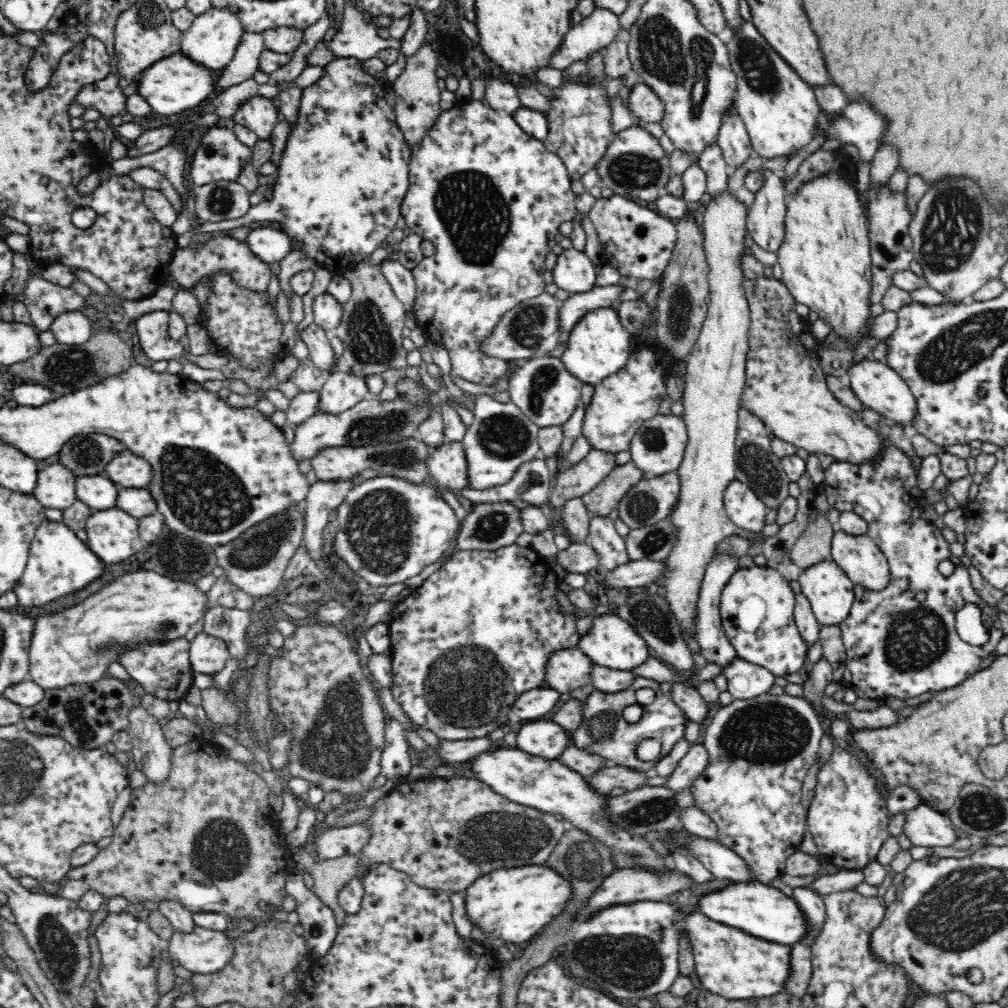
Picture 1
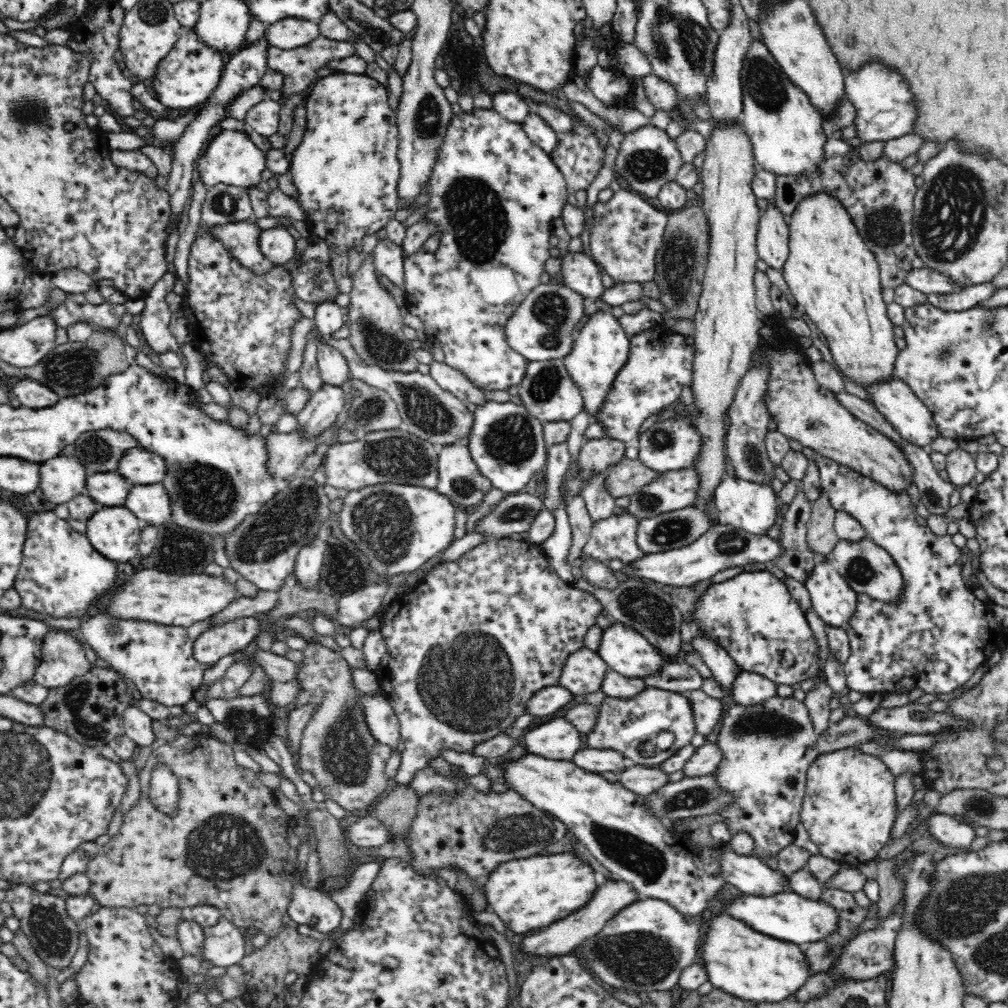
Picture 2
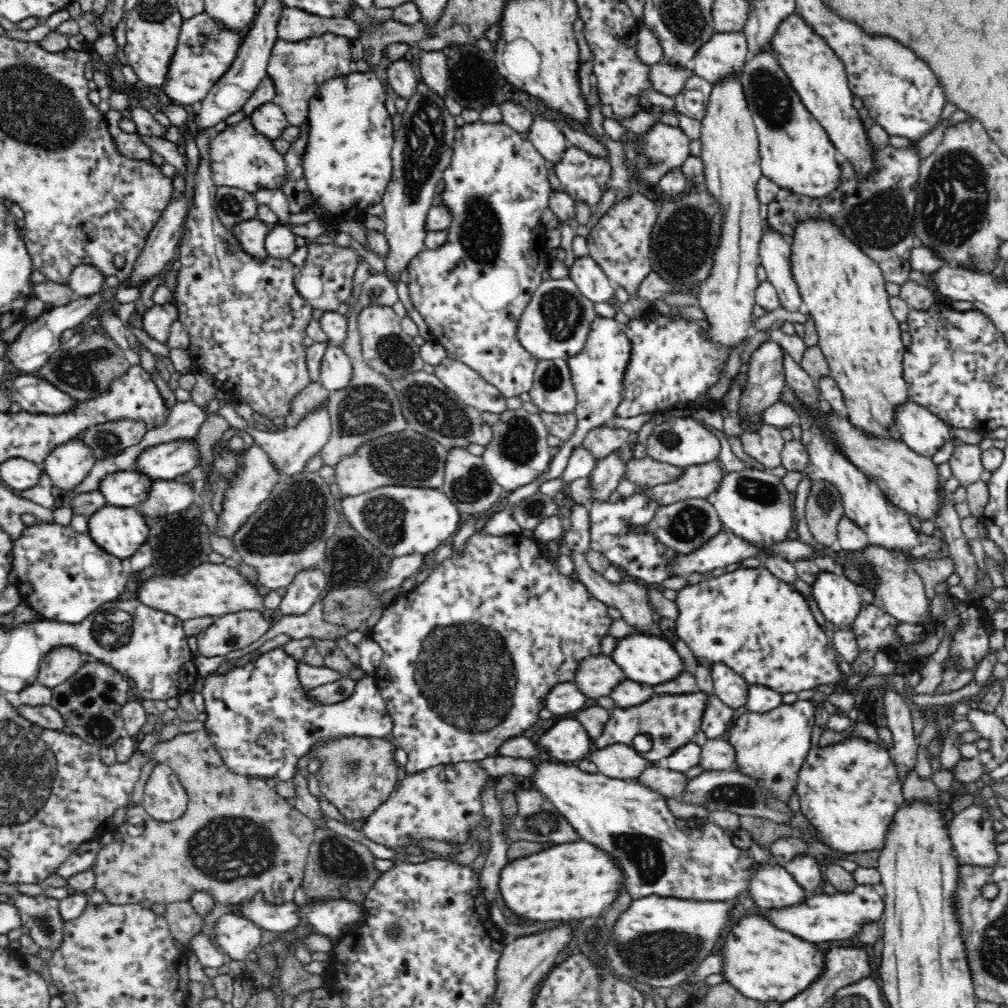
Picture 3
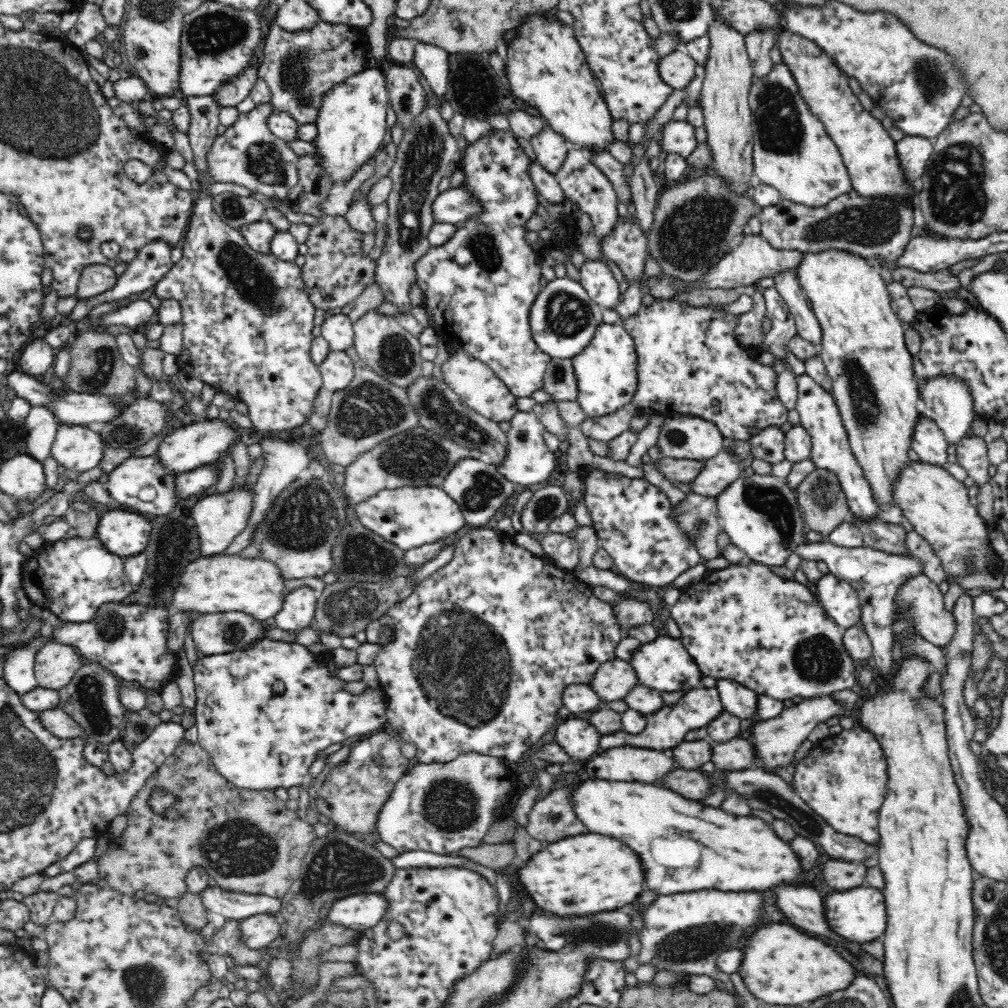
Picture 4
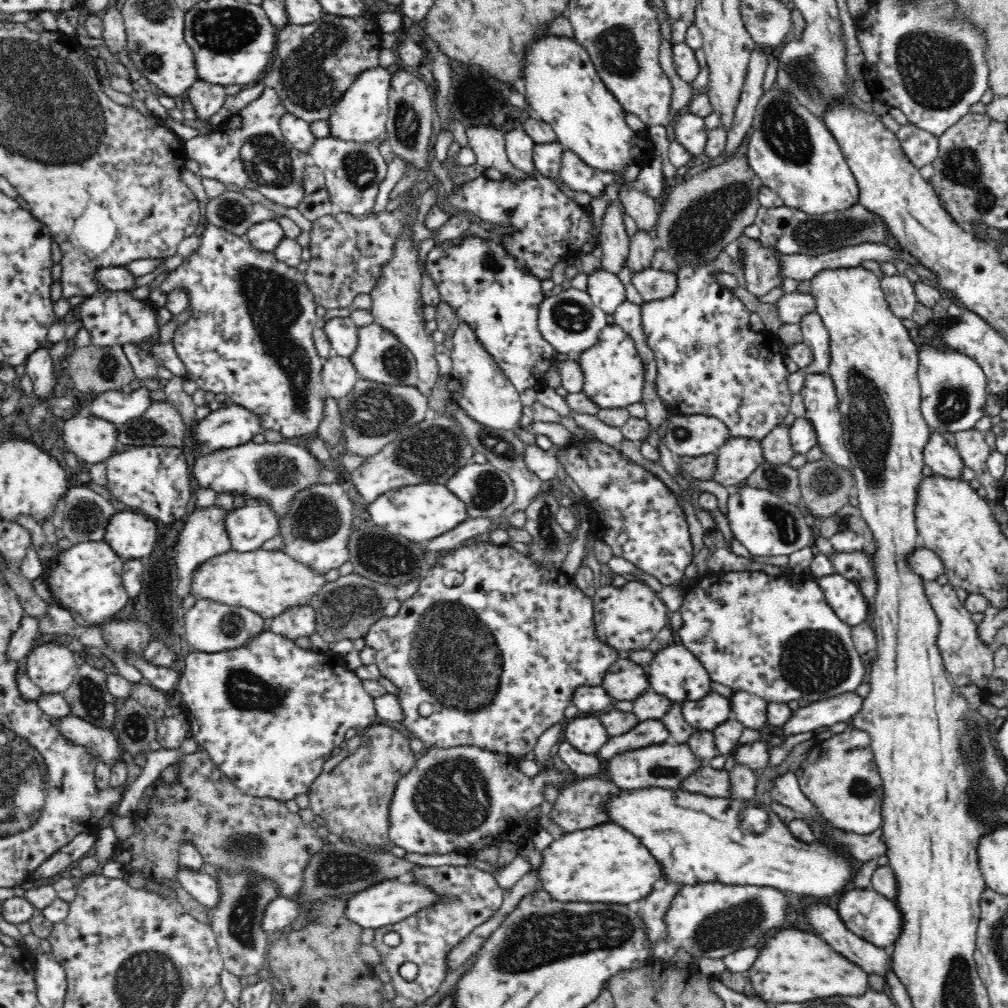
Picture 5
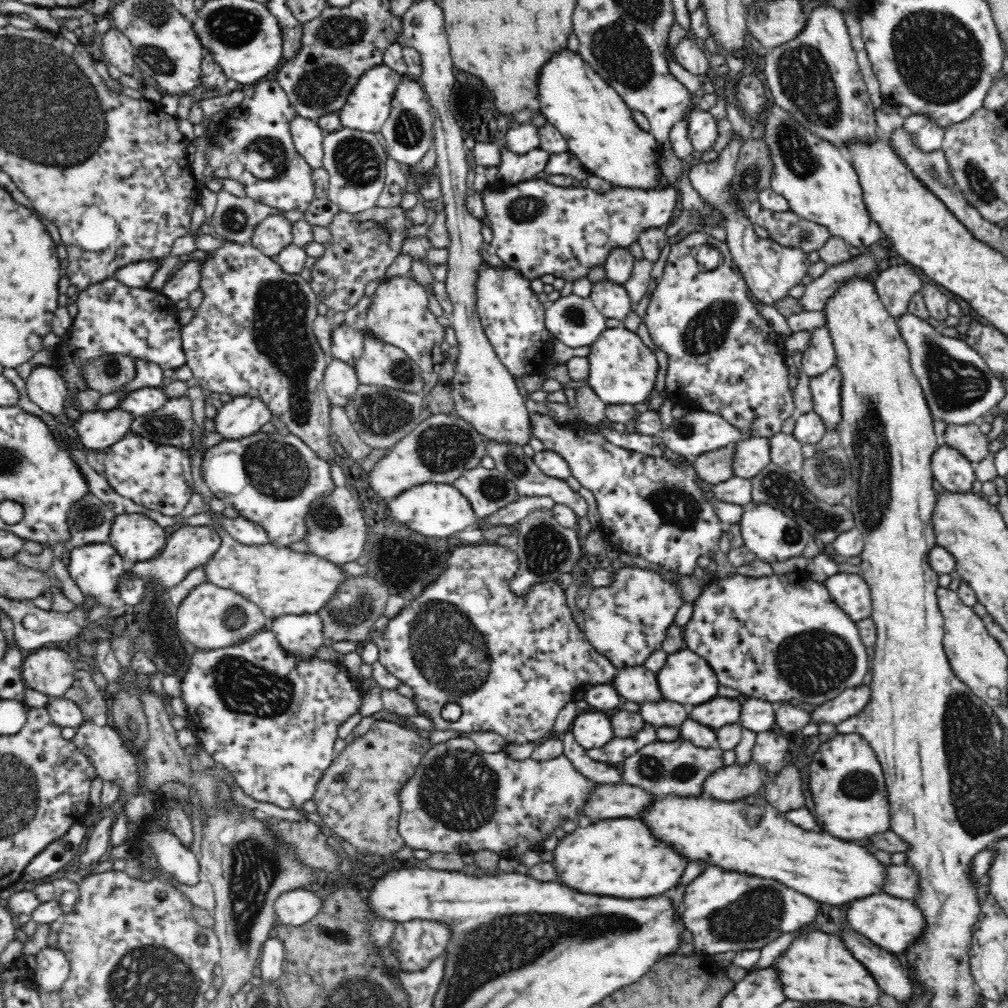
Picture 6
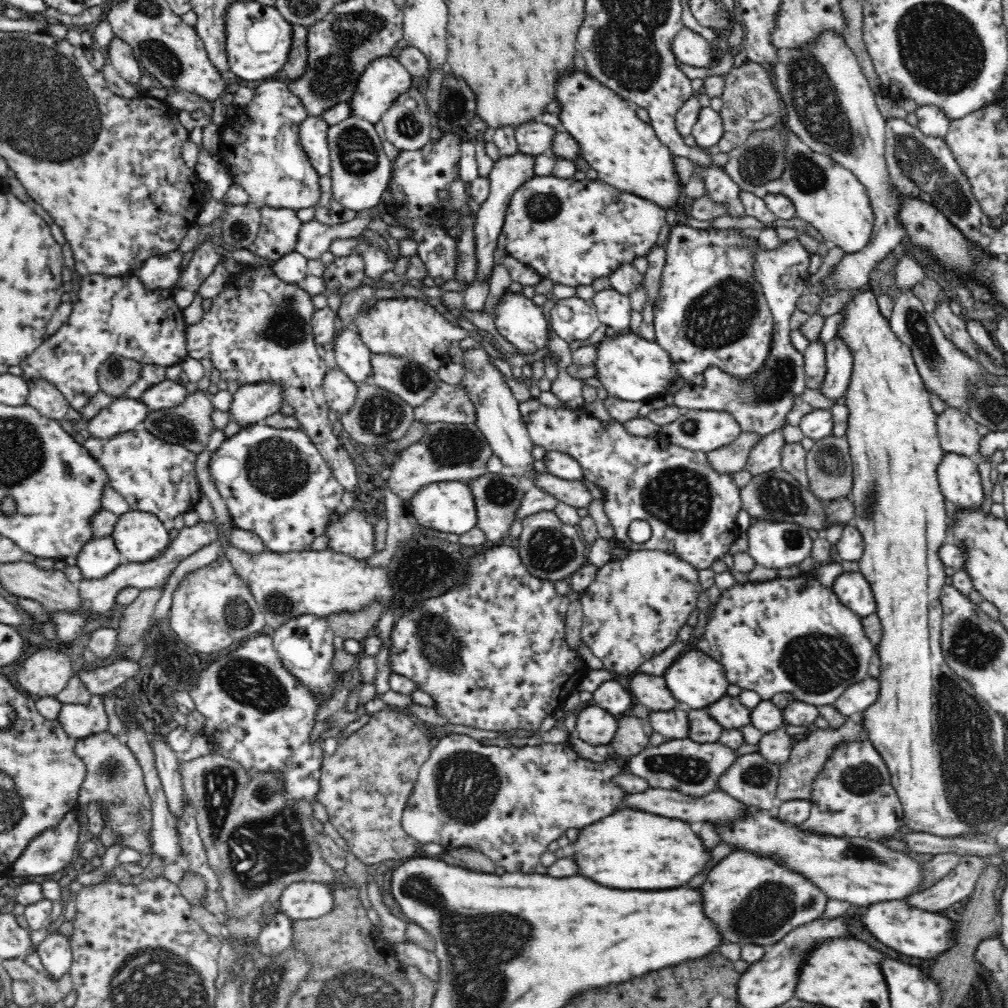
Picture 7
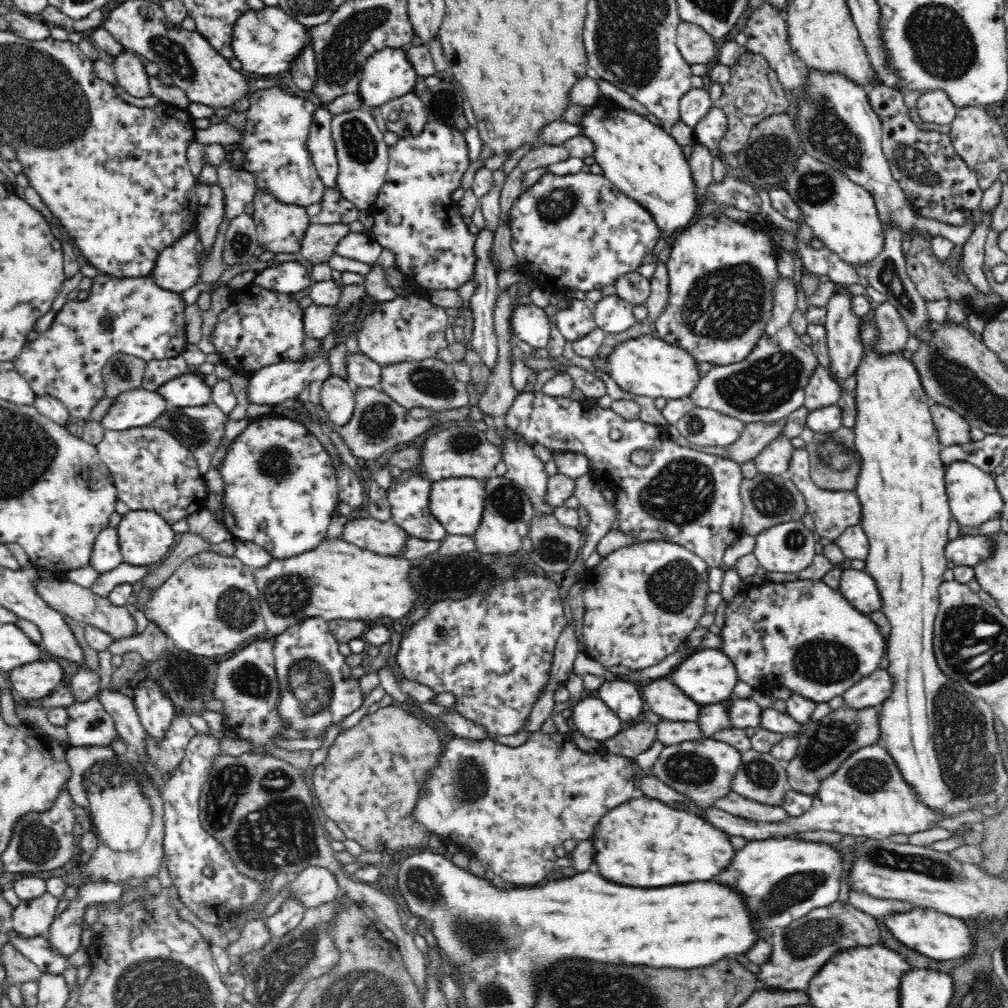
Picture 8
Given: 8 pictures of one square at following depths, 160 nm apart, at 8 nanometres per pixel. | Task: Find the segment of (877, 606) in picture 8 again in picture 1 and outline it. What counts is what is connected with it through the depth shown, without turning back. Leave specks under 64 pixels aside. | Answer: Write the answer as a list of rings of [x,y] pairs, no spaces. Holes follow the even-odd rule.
[[[818,562],[803,570],[797,581],[820,625],[838,625],[848,618],[856,599],[854,584],[836,562]]]

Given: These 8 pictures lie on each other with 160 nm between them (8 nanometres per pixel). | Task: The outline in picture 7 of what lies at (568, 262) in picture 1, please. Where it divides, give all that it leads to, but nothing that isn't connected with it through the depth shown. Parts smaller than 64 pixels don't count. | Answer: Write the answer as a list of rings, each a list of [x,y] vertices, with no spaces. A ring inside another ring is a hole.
[[[614,289],[596,292],[592,300],[596,316],[604,326],[622,332],[630,327],[632,318],[631,300]]]

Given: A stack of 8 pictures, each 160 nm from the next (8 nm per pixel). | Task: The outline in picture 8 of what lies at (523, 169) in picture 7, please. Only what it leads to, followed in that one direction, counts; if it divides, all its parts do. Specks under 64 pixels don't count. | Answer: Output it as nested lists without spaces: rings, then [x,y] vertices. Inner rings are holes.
[[[487,228],[479,230],[476,235],[476,244],[474,248],[476,255],[479,256],[479,263],[476,264],[476,276],[474,280],[476,281],[477,288],[475,293],[468,300],[468,308],[472,310],[472,316],[474,316],[474,328],[472,328],[472,348],[480,355],[482,362],[486,364],[486,368],[490,369],[490,372],[496,368],[498,364],[498,336],[496,333],[496,328],[494,325],[494,308],[496,308],[496,302],[498,294],[497,286],[497,273],[491,260],[489,260],[489,252],[491,251],[493,244],[494,234]]]

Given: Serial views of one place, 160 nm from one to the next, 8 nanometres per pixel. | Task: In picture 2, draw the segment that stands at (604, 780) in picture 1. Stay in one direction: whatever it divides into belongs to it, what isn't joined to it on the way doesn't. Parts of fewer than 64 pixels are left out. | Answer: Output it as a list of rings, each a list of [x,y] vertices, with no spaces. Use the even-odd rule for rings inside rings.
[[[630,763],[619,775],[620,782],[626,788],[645,797],[660,791],[666,784],[670,784],[669,774],[659,766],[647,767]]]

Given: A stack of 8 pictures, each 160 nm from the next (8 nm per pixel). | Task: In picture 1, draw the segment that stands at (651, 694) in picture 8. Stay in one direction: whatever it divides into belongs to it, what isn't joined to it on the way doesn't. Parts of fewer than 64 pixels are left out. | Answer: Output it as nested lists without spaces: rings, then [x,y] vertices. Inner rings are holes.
[[[580,647],[555,652],[548,661],[546,686],[572,692],[592,683],[595,663]]]

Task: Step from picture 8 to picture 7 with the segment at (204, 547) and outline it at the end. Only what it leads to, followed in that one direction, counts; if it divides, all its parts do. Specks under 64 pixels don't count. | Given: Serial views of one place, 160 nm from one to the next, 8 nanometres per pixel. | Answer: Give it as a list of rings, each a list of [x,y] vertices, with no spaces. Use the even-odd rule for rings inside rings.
[[[165,585],[156,588],[139,589],[138,598],[128,606],[114,606],[120,610],[122,619],[118,627],[117,648],[122,651],[128,646],[136,644],[140,640],[142,633],[150,626],[152,612],[158,600],[162,597]]]

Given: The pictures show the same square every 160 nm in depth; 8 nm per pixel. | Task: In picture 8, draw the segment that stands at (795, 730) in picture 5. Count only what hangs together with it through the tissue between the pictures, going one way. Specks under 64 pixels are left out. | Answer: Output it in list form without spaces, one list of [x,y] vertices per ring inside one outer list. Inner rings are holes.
[[[876,670],[871,676],[860,680],[856,685],[843,692],[844,704],[855,708],[879,708],[895,688],[895,679],[887,670]]]

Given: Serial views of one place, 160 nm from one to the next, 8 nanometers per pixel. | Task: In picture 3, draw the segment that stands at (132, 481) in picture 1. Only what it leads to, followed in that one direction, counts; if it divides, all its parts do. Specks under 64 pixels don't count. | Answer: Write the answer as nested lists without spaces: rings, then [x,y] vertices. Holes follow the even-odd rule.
[[[184,437],[147,448],[136,458],[135,468],[154,480],[174,480],[200,466],[199,445],[192,437]]]

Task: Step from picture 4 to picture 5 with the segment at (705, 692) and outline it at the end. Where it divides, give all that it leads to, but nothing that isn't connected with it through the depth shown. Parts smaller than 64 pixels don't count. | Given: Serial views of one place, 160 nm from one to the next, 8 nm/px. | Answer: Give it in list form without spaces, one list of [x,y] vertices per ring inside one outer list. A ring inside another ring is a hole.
[[[710,691],[704,700],[696,700],[696,704],[682,704],[682,714],[692,728],[710,731],[732,718],[733,712],[730,698]],[[646,720],[622,736],[612,736],[596,755],[602,760],[608,761],[614,759],[618,754],[638,750],[644,746],[652,746],[652,744],[660,744],[666,740],[668,740],[668,730],[662,726],[662,722]]]

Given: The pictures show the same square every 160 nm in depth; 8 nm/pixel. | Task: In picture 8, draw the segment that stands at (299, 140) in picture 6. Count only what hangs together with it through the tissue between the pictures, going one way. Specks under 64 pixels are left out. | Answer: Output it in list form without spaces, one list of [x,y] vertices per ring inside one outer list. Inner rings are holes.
[[[318,106],[312,122],[308,149],[312,155],[312,162],[320,175],[325,189],[339,191],[338,185],[338,157],[336,143],[331,130],[333,115],[326,106]]]

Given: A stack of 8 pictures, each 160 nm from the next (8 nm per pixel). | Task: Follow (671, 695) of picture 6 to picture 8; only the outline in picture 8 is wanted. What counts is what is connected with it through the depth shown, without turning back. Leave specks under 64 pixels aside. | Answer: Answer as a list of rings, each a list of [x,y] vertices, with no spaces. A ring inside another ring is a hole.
[[[720,648],[697,650],[682,659],[682,664],[678,665],[666,678],[672,680],[676,686],[680,686],[688,696],[692,696],[694,700],[698,700],[704,705],[724,700],[728,696],[731,698],[733,696],[732,690],[739,681],[737,669],[732,663],[732,659],[728,653],[720,651]]]

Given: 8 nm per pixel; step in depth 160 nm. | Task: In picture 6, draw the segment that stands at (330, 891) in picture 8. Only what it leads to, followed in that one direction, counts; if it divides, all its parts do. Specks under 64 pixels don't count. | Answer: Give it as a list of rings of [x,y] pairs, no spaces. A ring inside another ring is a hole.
[[[295,888],[283,892],[275,902],[277,923],[300,926],[310,922],[323,907],[323,900],[310,889]]]

